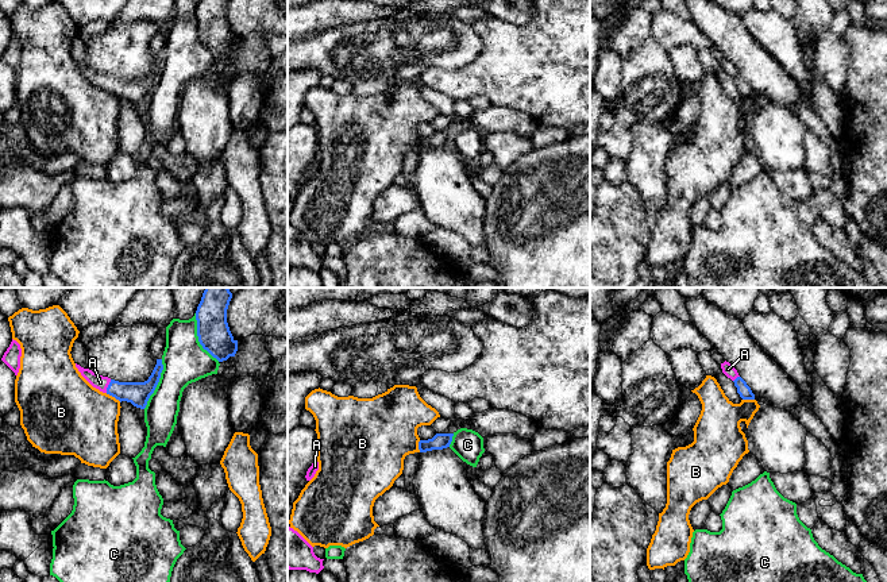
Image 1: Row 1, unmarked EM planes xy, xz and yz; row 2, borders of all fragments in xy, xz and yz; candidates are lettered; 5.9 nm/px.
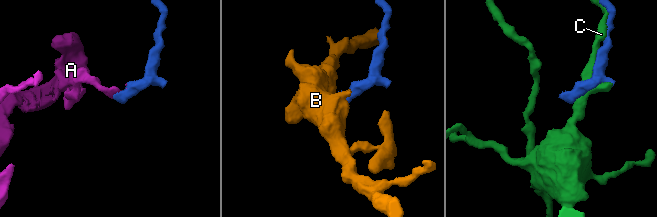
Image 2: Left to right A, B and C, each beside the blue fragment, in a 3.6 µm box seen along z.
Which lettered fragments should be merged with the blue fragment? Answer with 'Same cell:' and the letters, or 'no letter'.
Same cell: A

